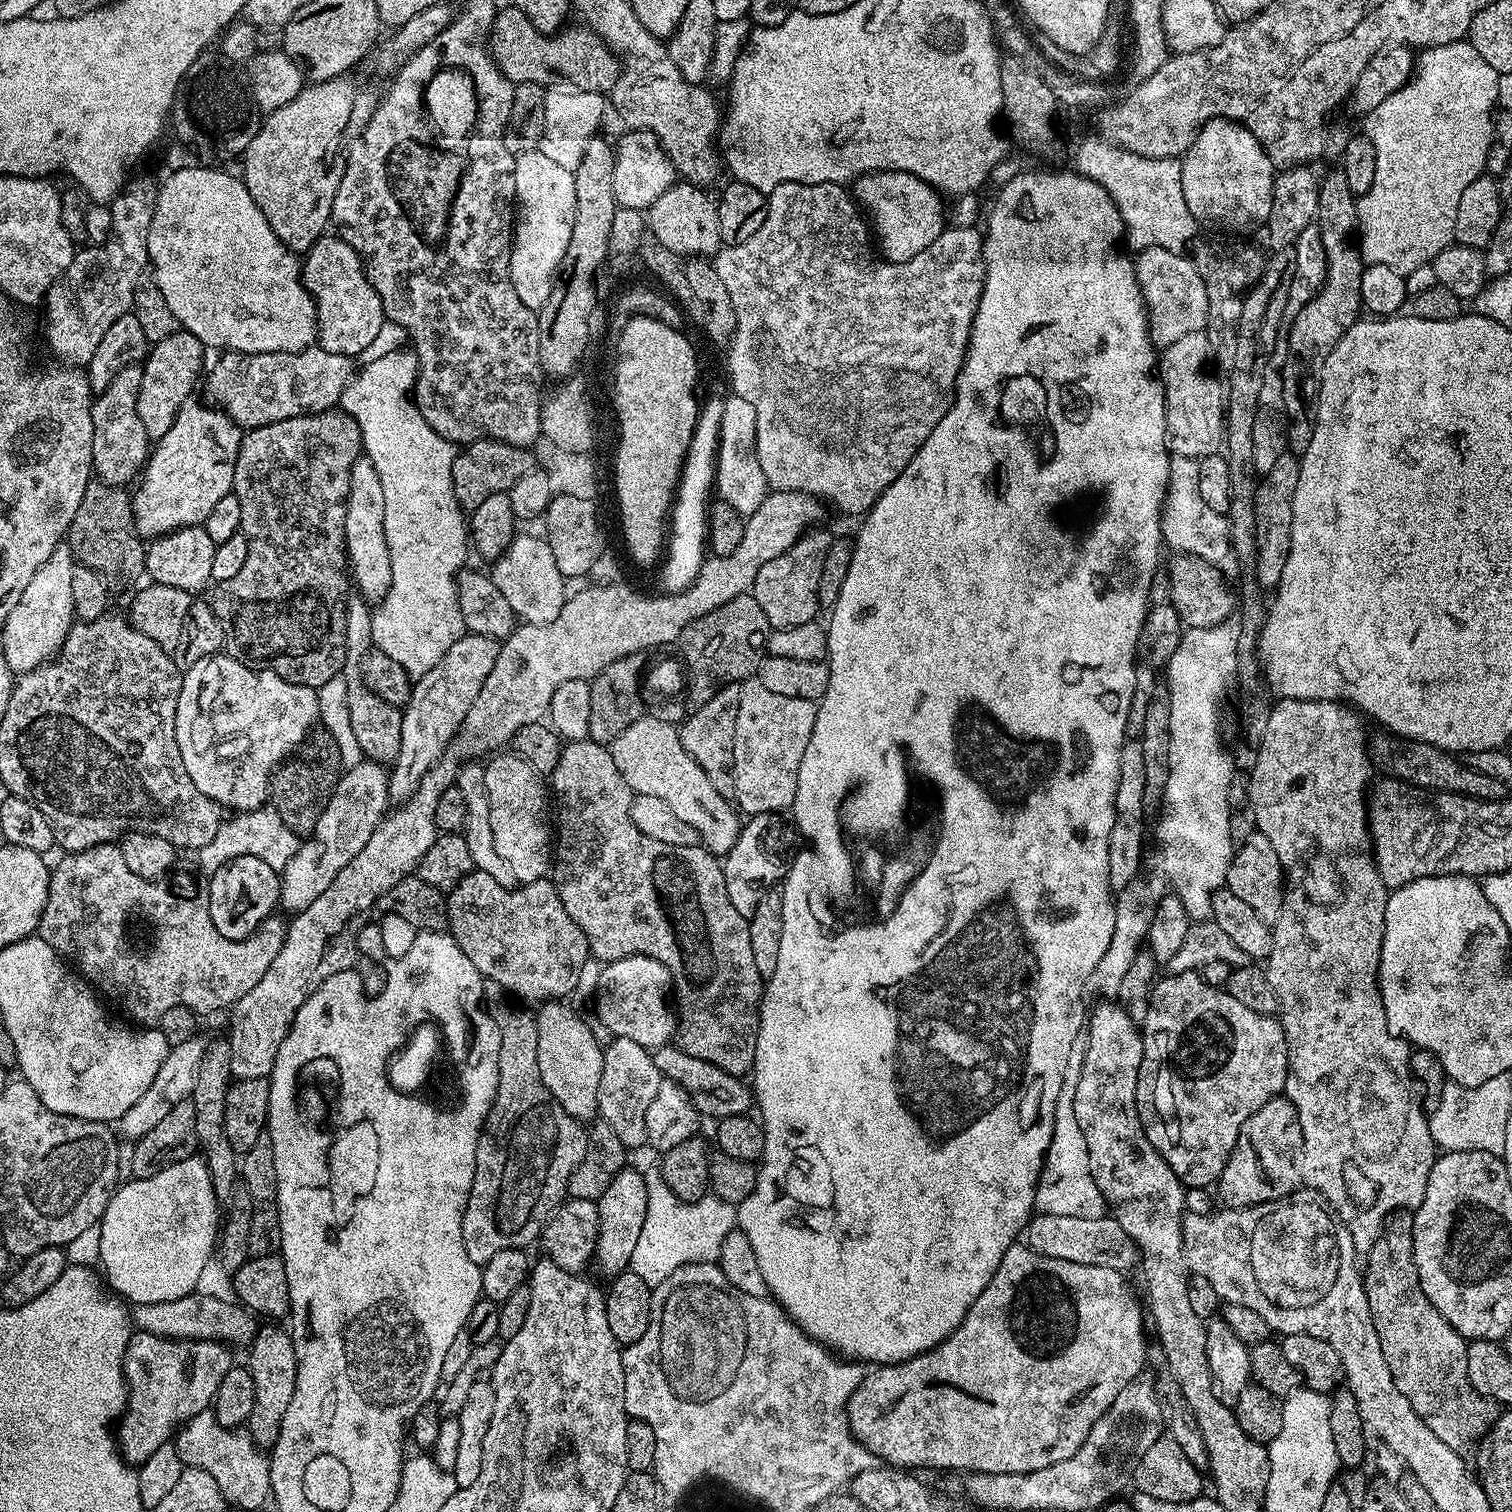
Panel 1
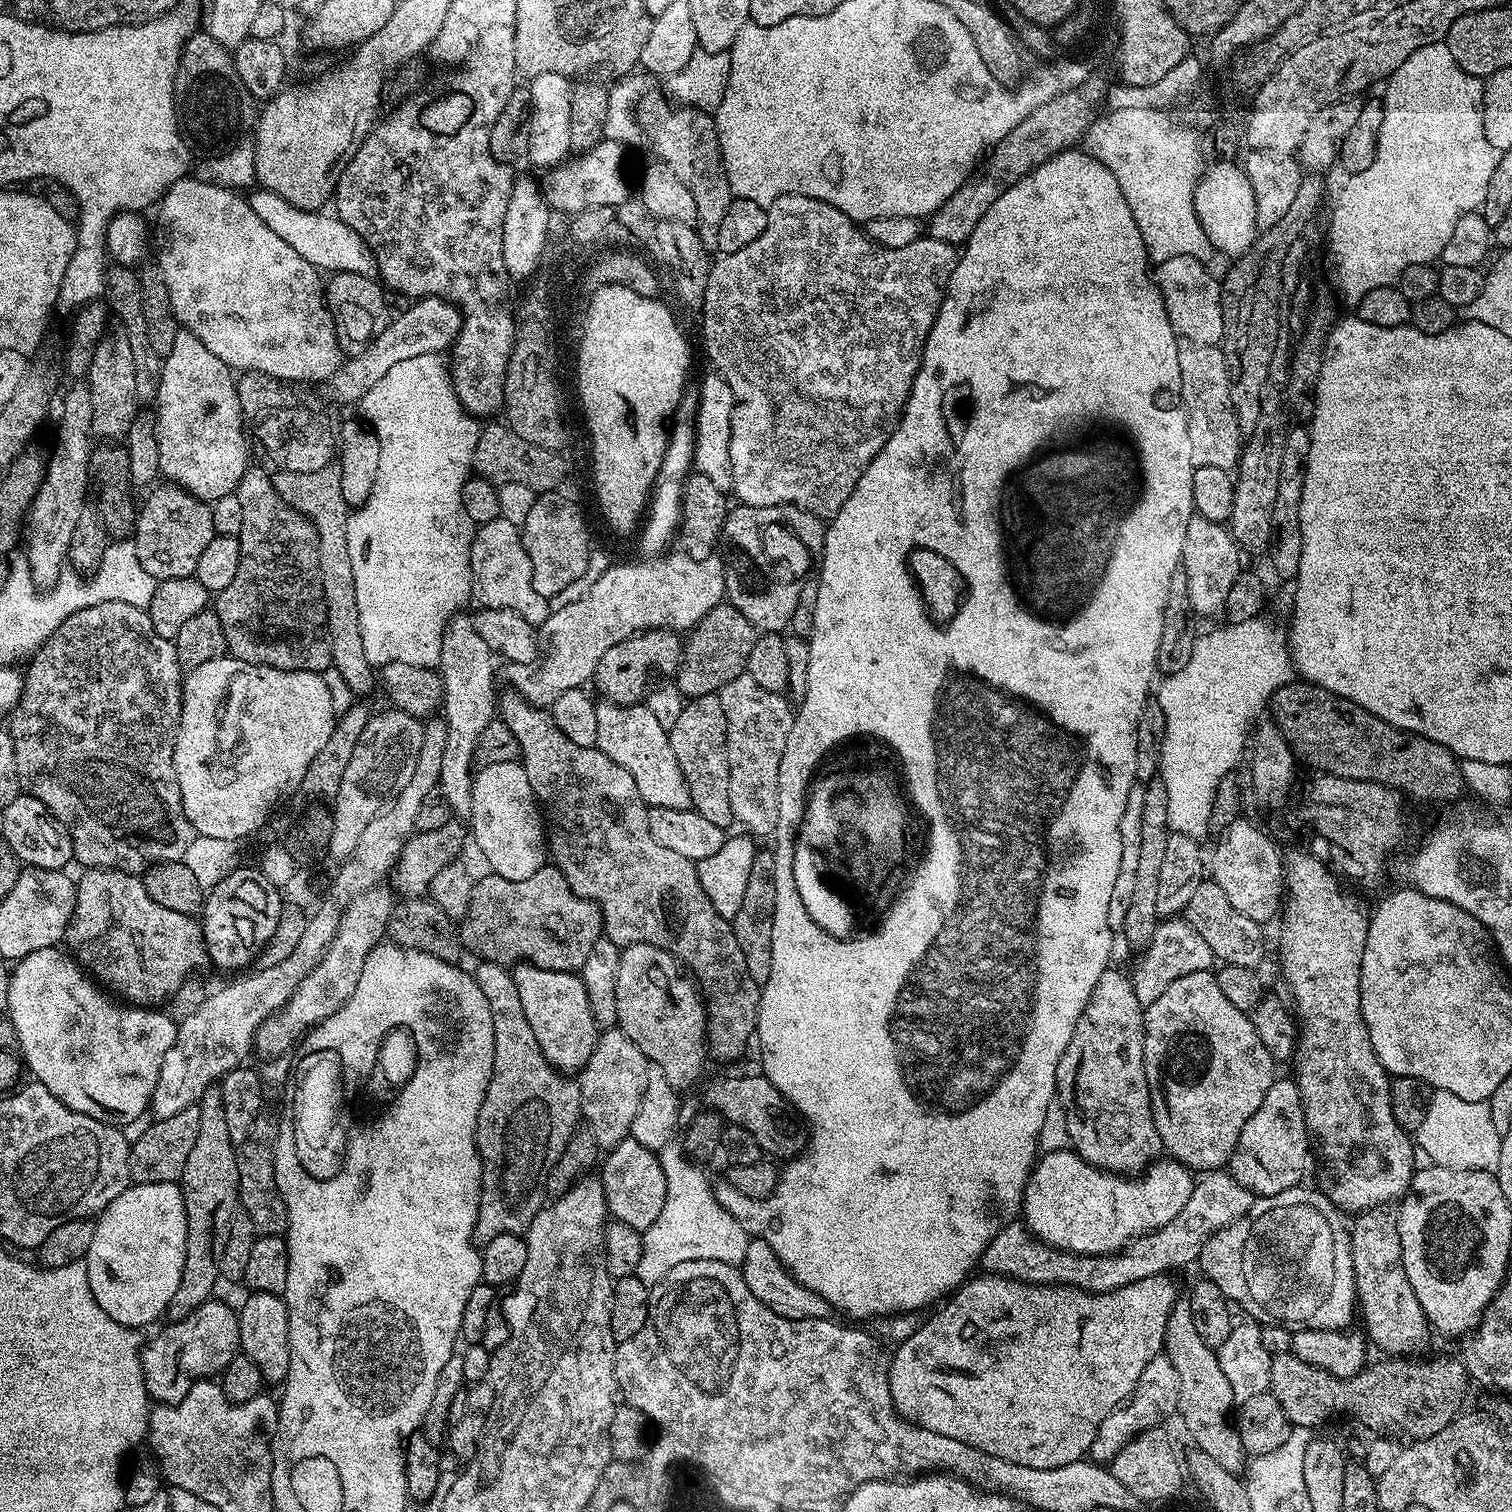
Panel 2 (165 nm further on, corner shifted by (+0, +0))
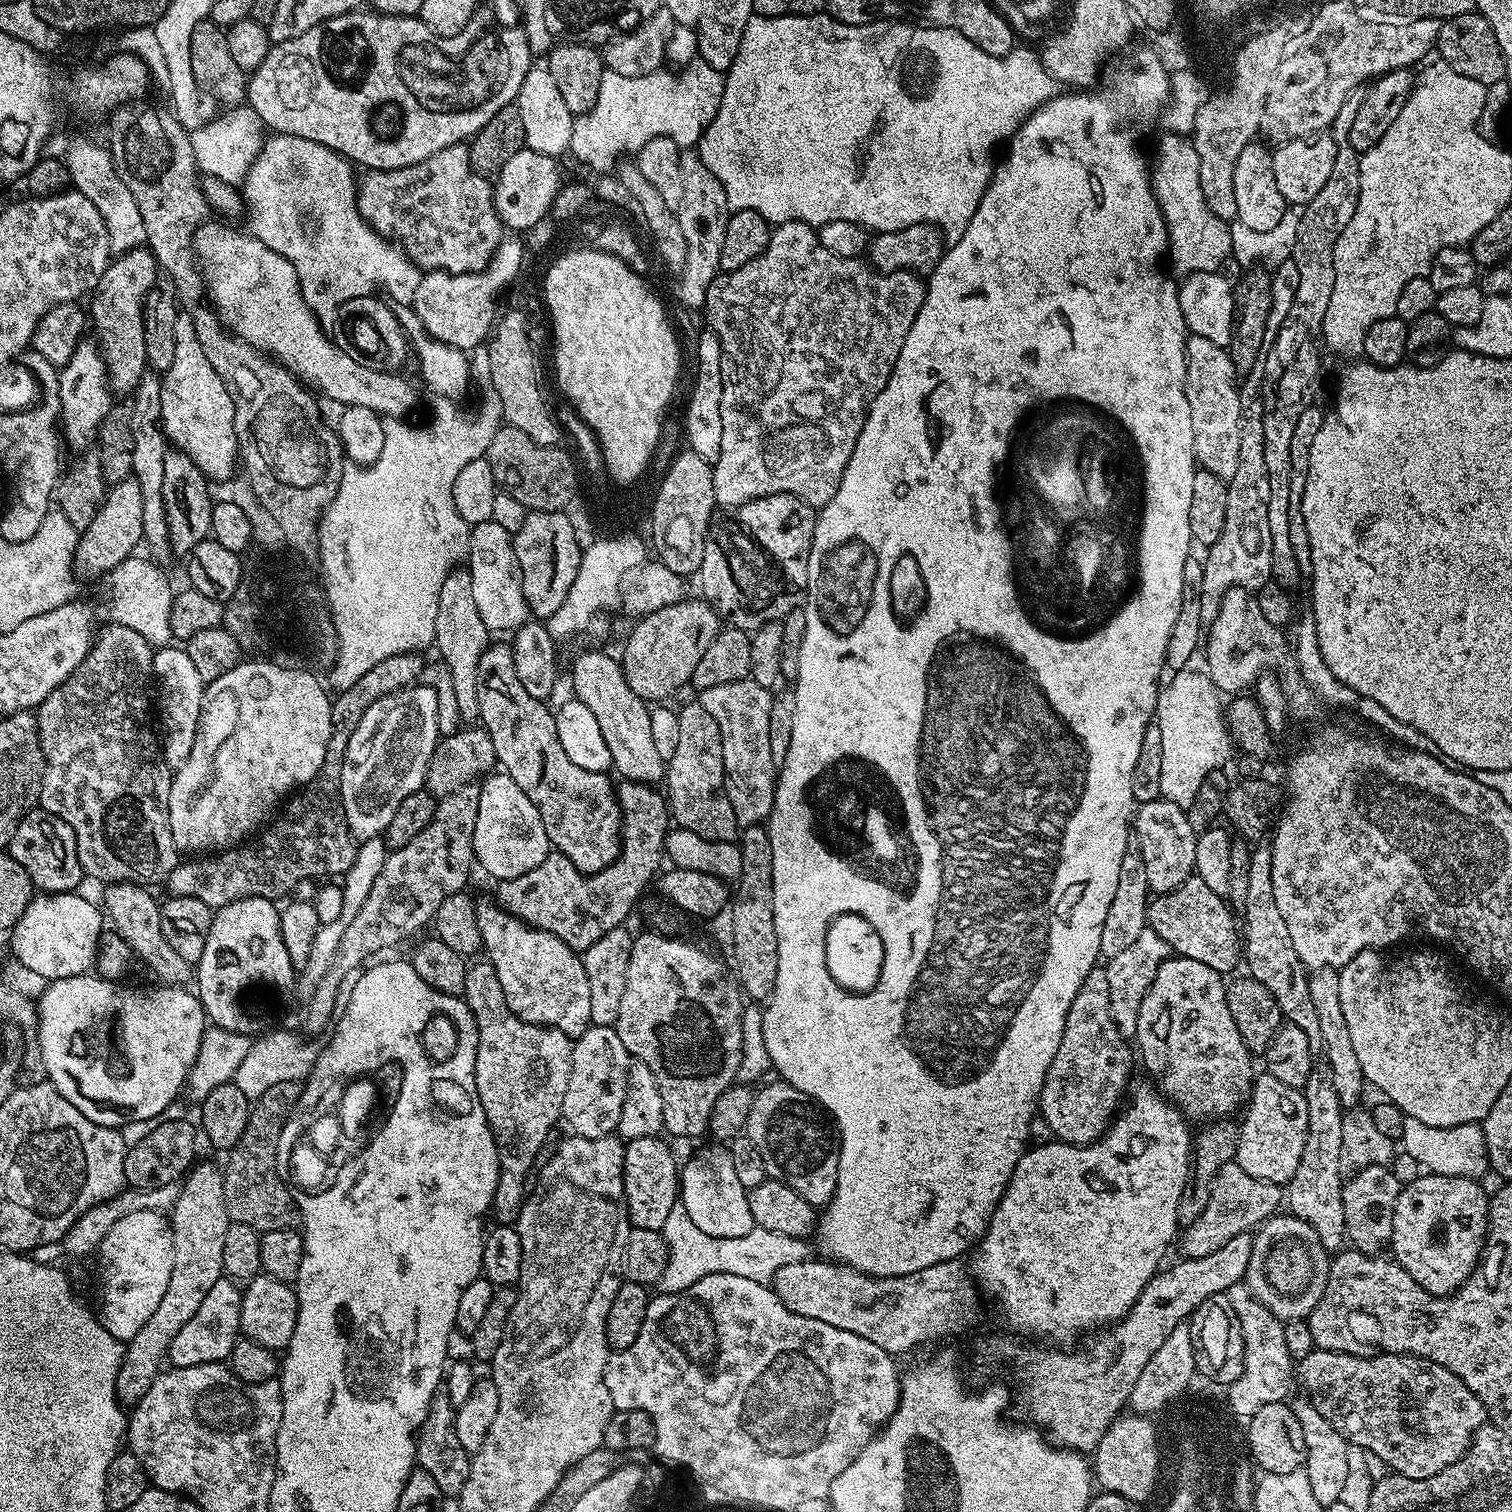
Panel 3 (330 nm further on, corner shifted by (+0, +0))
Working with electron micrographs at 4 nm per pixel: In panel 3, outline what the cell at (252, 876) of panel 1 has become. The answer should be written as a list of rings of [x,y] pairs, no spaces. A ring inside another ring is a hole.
[[[247,896],[215,909],[210,934],[206,934],[206,950],[202,950],[202,958],[194,965],[194,988],[205,1017],[217,1028],[247,1036],[259,1035],[270,1026],[270,1009],[280,1007],[295,993],[298,968],[284,945],[280,929],[281,909],[276,907],[273,901],[261,896]]]

